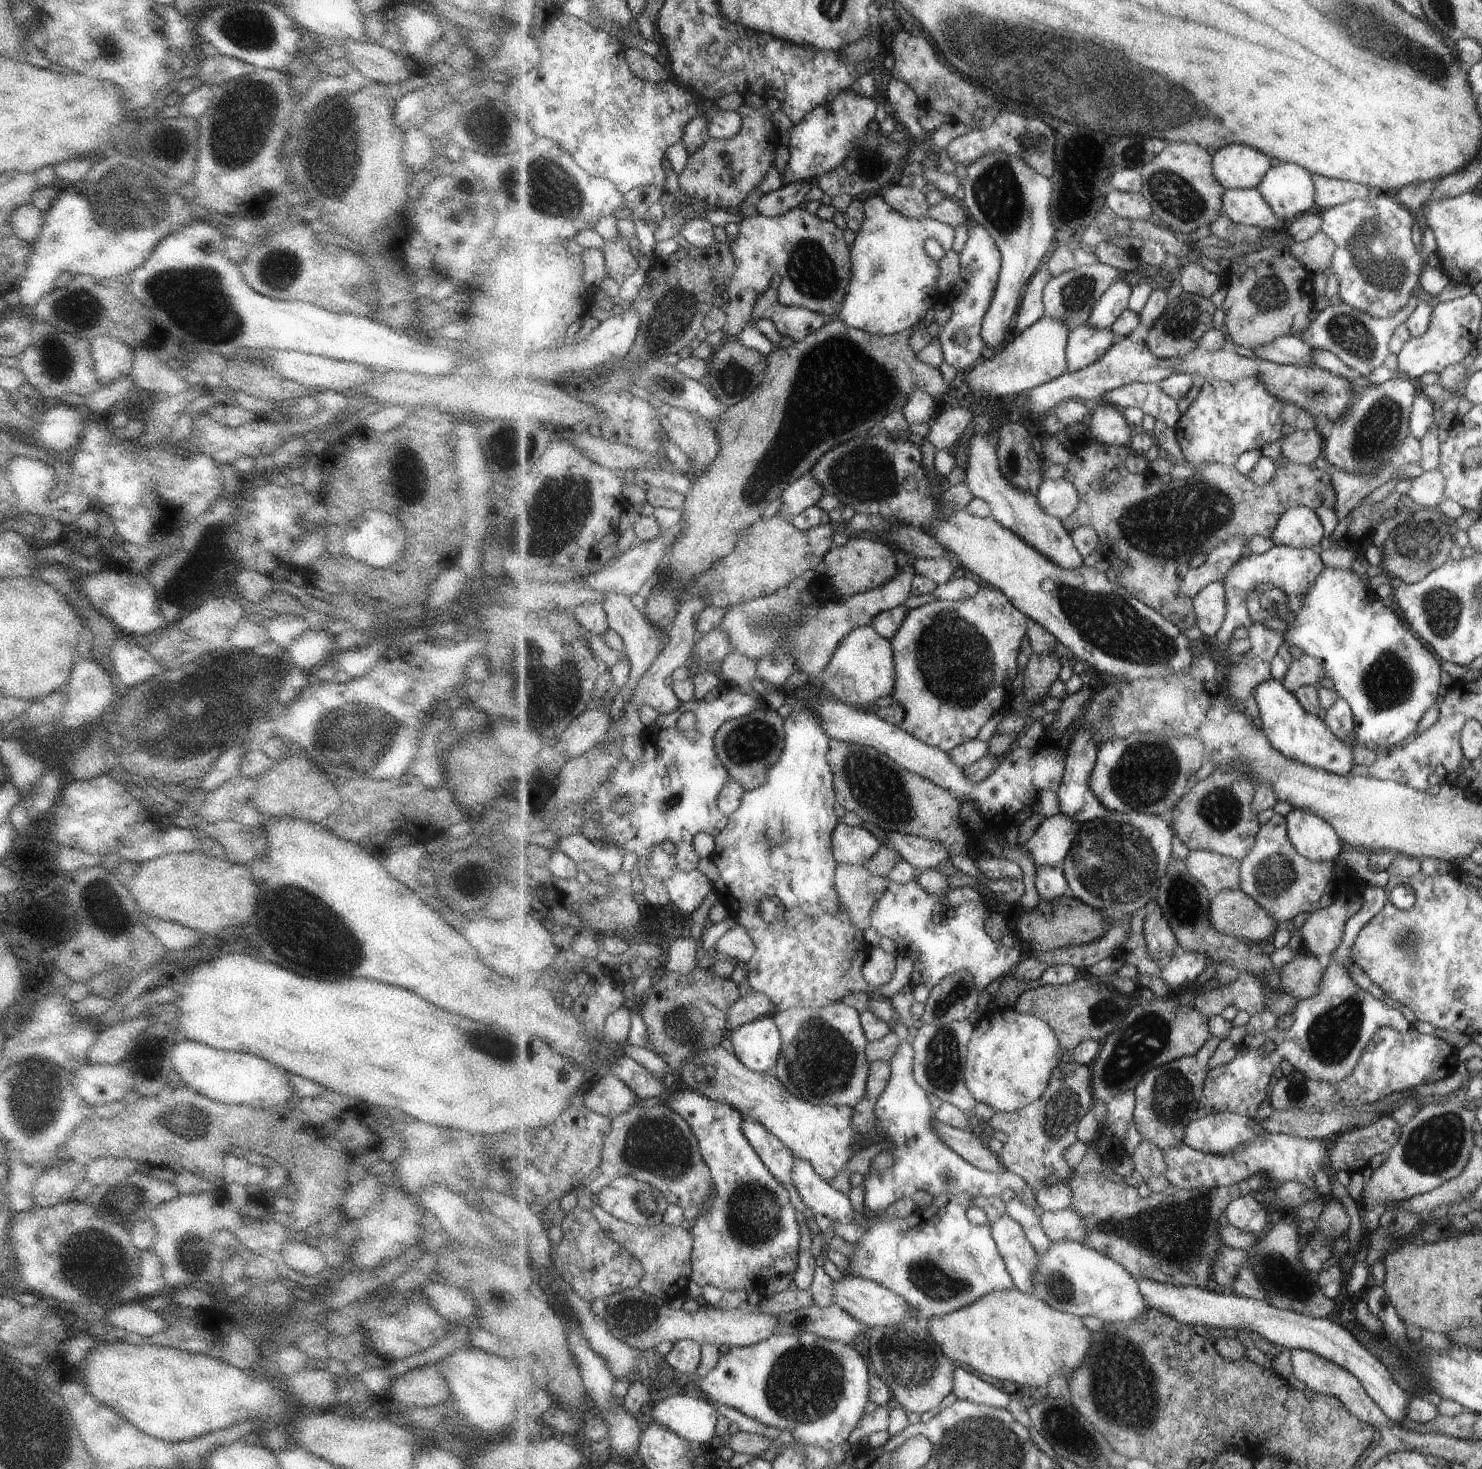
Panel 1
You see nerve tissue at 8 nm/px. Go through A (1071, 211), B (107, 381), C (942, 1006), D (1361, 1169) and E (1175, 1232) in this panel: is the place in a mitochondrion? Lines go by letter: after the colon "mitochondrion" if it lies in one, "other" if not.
A: other
B: other
C: mitochondrion
D: other
E: mitochondrion

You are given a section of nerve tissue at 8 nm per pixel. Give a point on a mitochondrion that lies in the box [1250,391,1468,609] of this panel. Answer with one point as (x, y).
(1377, 434)

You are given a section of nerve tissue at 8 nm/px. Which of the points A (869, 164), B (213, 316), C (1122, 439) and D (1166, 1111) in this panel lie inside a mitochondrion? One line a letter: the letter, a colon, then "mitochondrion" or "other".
A: mitochondrion
B: mitochondrion
C: other
D: mitochondrion

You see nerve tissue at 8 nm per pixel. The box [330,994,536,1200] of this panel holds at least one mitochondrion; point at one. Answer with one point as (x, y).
(503, 1051)

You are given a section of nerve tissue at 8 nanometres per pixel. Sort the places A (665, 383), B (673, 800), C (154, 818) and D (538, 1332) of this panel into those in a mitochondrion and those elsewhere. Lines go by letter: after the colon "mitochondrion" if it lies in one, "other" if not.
A: mitochondrion
B: mitochondrion
C: other
D: other

